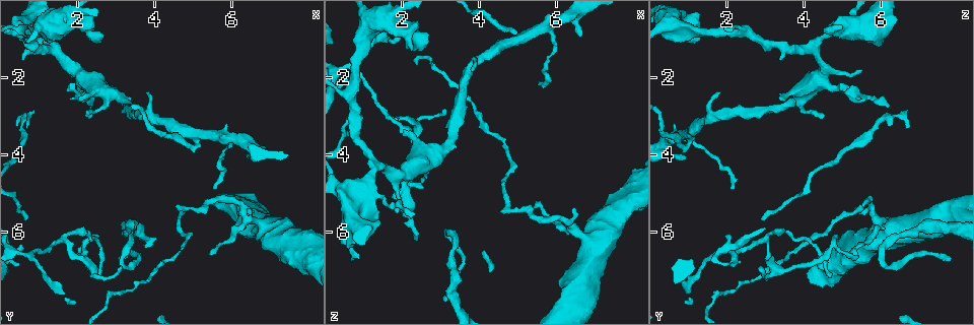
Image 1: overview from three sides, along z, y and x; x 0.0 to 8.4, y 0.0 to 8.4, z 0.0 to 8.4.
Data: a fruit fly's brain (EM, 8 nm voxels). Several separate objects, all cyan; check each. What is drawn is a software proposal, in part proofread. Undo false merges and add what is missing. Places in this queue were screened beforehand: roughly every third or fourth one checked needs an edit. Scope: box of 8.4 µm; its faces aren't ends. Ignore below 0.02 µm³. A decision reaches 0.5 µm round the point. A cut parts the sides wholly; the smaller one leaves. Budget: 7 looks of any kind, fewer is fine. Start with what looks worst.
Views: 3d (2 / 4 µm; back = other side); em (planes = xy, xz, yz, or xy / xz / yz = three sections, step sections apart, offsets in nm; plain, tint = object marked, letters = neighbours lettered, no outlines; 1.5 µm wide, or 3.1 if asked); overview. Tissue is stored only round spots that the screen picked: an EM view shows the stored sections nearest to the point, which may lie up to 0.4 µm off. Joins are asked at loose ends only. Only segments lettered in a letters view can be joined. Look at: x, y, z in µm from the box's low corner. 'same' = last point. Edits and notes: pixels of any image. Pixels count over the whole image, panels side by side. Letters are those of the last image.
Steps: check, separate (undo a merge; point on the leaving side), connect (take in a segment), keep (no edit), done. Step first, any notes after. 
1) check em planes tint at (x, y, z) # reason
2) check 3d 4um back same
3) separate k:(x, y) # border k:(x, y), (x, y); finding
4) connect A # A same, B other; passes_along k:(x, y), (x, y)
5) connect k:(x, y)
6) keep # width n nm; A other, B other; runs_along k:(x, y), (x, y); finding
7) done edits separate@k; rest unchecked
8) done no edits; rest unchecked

check 3d 2um at (1.85, 7.75, 0.90) # free end

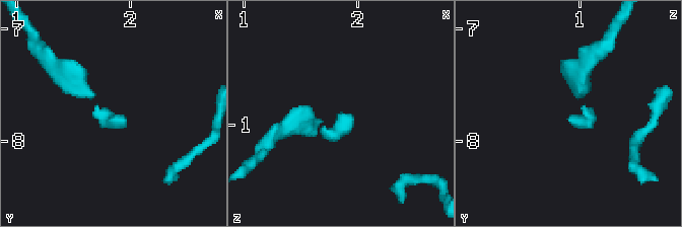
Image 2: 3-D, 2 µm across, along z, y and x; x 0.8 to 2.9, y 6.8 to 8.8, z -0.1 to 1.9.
check em xy step 8 letters at (1.90, 7.80, 0.88) # shape alone is not enough

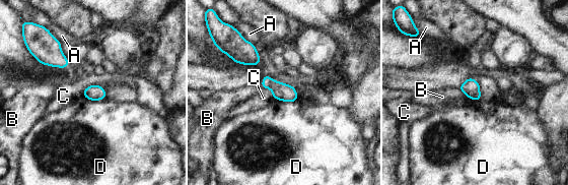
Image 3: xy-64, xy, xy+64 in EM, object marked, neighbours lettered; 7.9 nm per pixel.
check em planes letters same # cut it another way

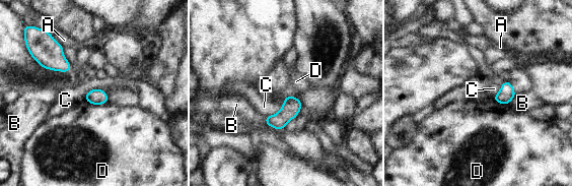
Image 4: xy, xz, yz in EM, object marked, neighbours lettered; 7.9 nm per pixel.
keep # A other, B other, C other, D other; border 4:(84, 100), (93, 104), (106, 103); no lettered segment goes on from it

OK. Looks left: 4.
check 3d 2um at (3.05, 6.65, 7.80) # free end

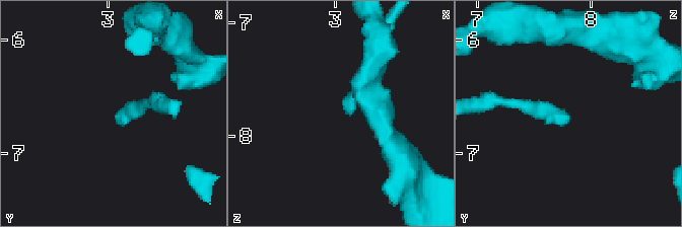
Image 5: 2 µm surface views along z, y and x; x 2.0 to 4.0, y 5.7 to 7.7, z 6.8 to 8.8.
check em xy step 8 letters at (3.10, 6.70, 7.80) # need the tissue

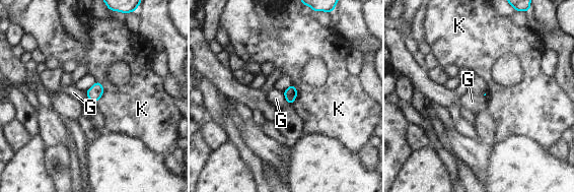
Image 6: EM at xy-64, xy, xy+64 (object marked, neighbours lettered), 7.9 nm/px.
check em planes letters same # another direction

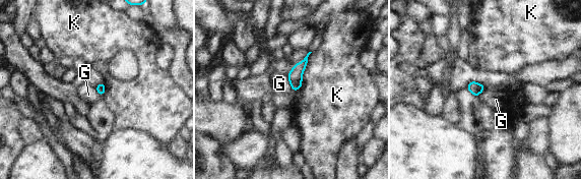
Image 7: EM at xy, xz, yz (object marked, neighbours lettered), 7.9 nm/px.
keep # width 70 nm; G other, K other; border 7:(286, 75), (289, 86), (296, 92); none of them fits

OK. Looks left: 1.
check em planes letters at (5.10, 3.55, 1.00) # arms part here

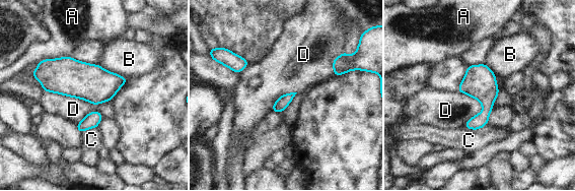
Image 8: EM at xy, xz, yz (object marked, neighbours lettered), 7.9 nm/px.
keep # width 100 nm; A other, B other, C other, D other; border 8:(44, 90), (98, 104); one cell here

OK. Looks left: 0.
done no edits; rest unchecked

